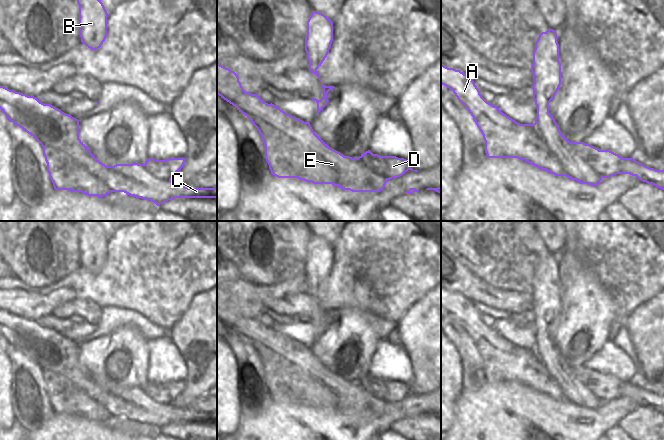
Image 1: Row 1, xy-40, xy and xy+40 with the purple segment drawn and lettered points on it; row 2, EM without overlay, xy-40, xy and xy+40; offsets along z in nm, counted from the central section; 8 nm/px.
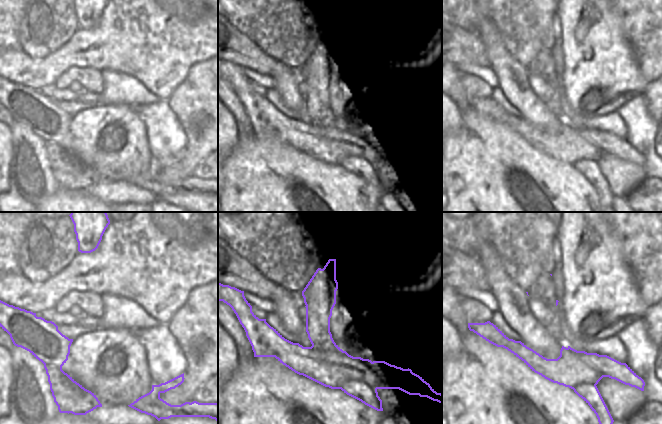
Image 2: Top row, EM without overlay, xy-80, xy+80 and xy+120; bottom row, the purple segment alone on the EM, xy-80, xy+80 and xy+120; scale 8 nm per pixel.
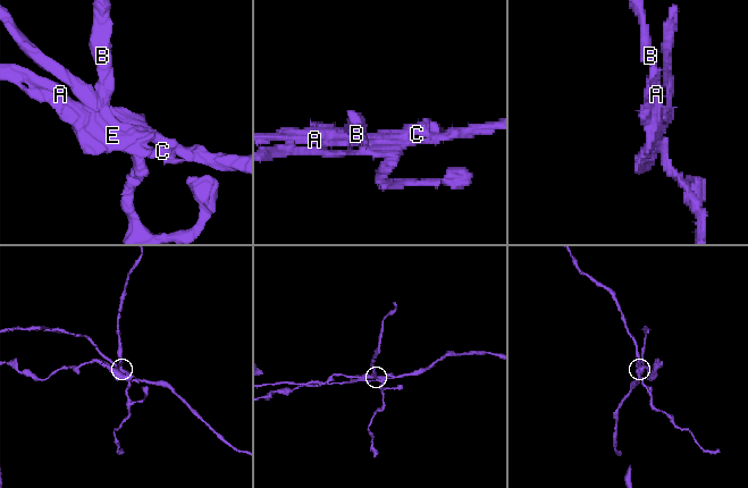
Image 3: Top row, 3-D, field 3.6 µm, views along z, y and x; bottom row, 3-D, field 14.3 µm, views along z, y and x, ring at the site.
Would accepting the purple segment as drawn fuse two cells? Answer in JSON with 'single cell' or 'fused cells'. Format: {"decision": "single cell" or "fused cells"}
{"decision": "fused cells"}

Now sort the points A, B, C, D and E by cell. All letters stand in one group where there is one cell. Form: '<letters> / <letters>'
A B C E / D

